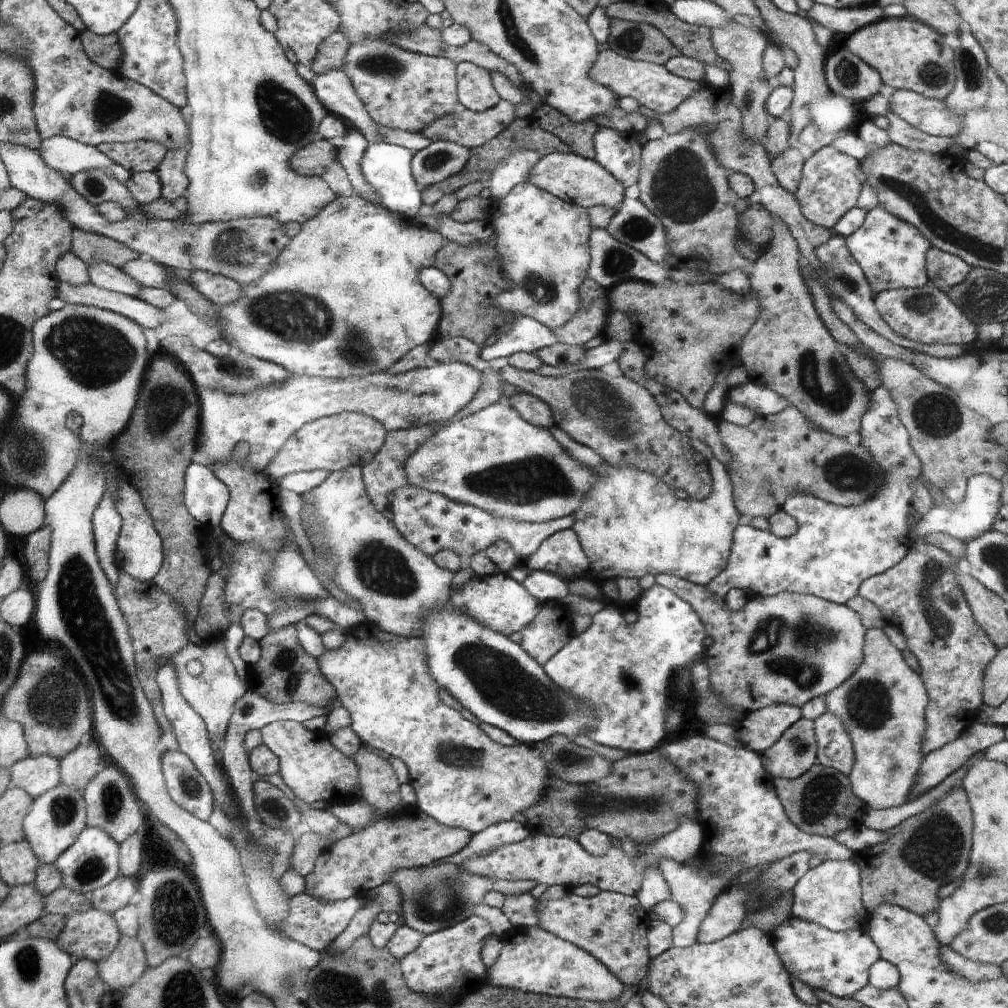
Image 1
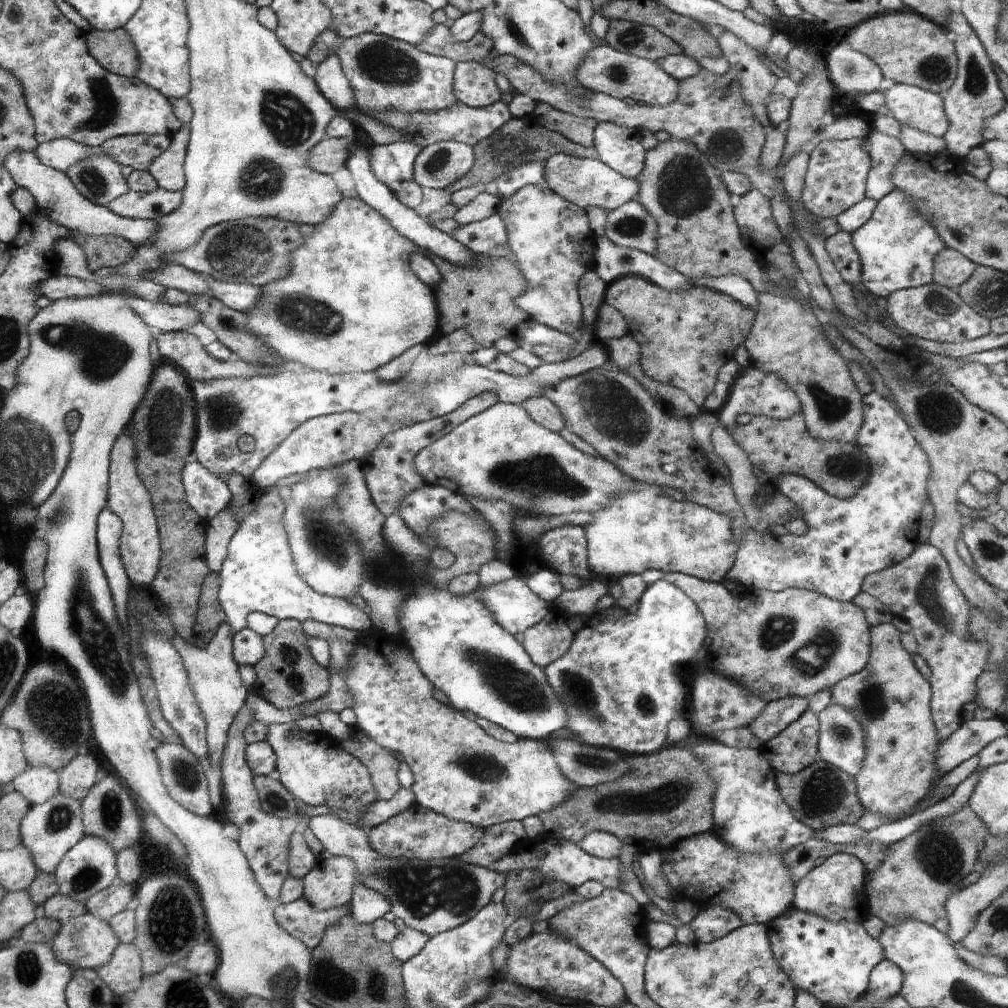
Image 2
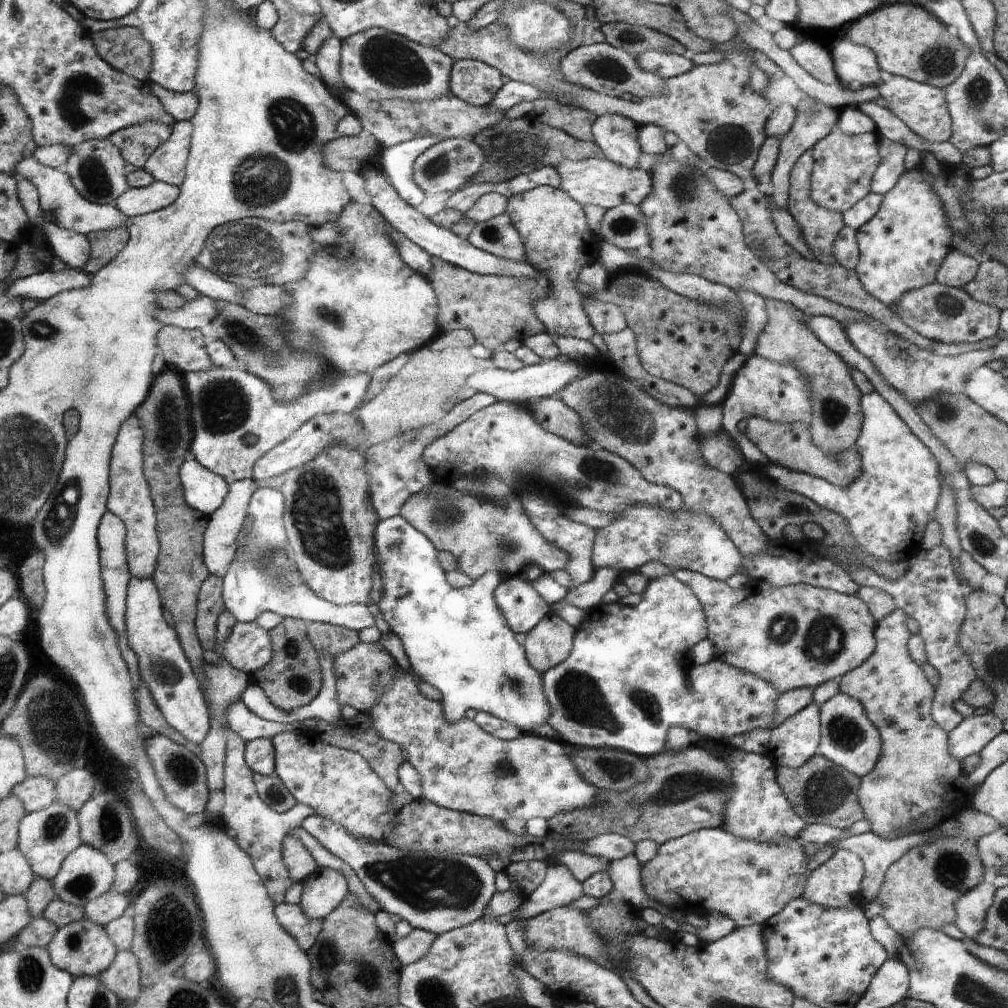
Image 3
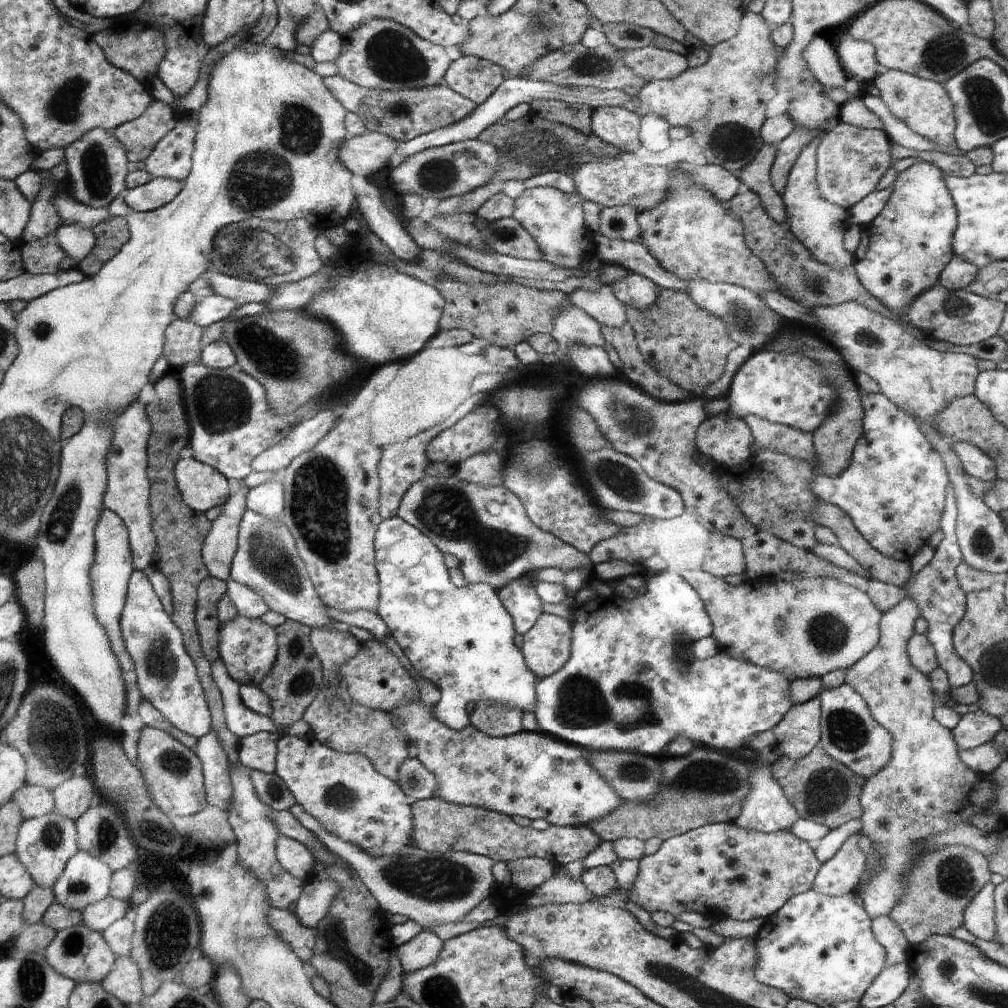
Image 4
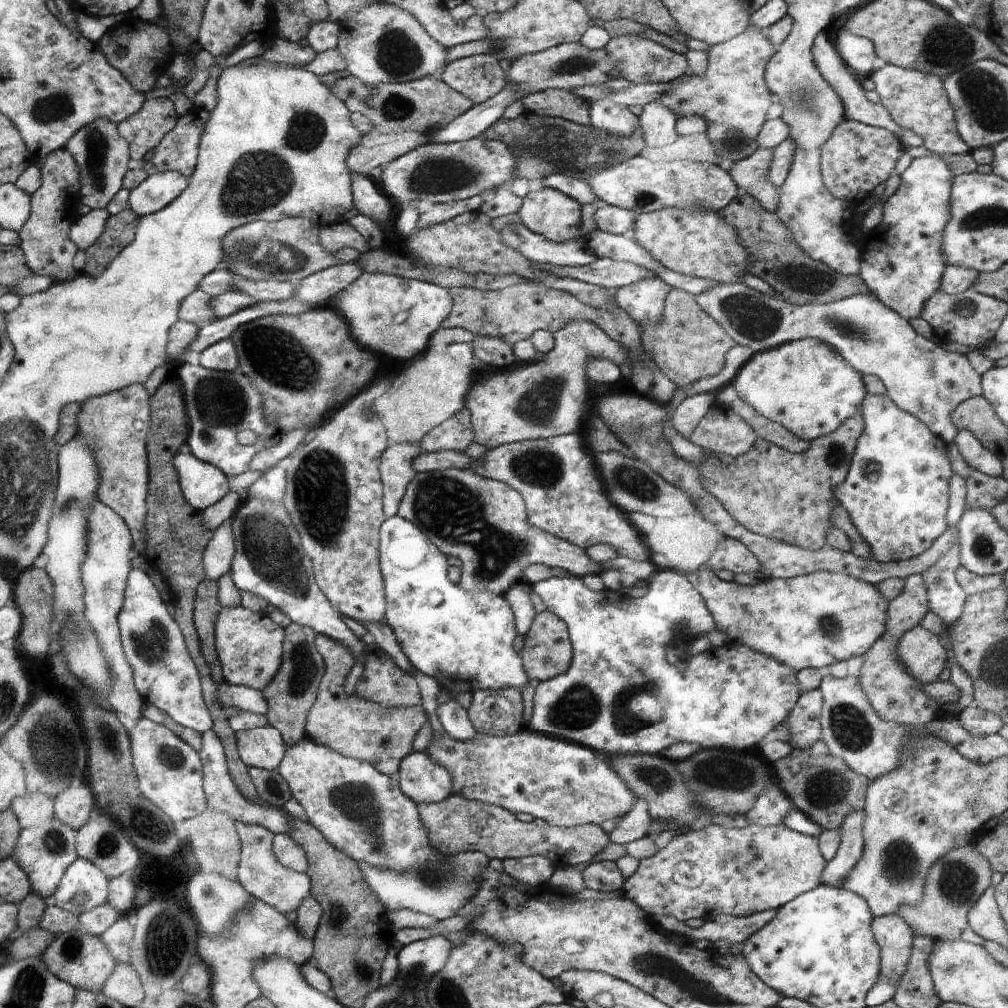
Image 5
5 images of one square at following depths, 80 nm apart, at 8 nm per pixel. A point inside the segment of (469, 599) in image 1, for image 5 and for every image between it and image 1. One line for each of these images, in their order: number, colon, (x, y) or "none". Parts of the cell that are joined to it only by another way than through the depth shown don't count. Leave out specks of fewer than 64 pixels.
2: (515, 607)
3: (523, 608)
4: (520, 598)
5: (518, 595)

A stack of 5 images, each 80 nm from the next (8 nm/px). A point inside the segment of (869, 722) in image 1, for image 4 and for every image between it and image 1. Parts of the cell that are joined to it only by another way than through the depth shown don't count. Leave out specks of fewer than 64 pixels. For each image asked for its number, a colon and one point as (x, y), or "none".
2: (890, 696)
3: (915, 776)
4: (926, 788)

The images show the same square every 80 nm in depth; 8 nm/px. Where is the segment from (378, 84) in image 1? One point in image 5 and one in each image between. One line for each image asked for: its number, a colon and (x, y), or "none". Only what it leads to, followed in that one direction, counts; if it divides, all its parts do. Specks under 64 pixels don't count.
2: (384, 73)
3: (381, 64)
4: (381, 54)
5: (381, 42)

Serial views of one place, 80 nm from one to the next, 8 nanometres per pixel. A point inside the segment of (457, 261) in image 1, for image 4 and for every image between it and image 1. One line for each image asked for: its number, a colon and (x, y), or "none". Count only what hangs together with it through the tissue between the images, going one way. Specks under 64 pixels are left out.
2: (480, 299)
3: (495, 309)
4: (506, 313)

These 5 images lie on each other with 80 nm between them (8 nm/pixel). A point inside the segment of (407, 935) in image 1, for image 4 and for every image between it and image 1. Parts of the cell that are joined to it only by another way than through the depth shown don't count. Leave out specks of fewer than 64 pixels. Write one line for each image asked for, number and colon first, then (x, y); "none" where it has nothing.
2: (433, 896)
3: (436, 893)
4: (428, 888)

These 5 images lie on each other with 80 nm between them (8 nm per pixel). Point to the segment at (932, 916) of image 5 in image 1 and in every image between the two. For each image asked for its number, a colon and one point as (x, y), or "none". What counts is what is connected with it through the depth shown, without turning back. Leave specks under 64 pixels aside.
1: (924, 852)
2: (918, 874)
3: (919, 890)
4: (941, 883)

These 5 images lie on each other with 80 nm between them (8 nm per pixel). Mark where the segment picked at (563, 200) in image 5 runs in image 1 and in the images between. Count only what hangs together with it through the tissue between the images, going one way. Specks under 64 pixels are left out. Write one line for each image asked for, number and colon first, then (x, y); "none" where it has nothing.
1: (543, 242)
2: (552, 238)
3: (553, 226)
4: (555, 219)

